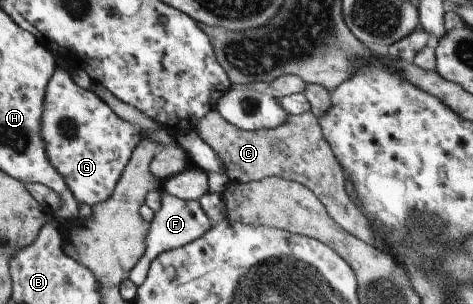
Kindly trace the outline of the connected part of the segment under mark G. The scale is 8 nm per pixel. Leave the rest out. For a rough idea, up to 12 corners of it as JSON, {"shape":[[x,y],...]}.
{"shape":[[64,64],[40,135],[78,205],[108,198],[139,132]]}

